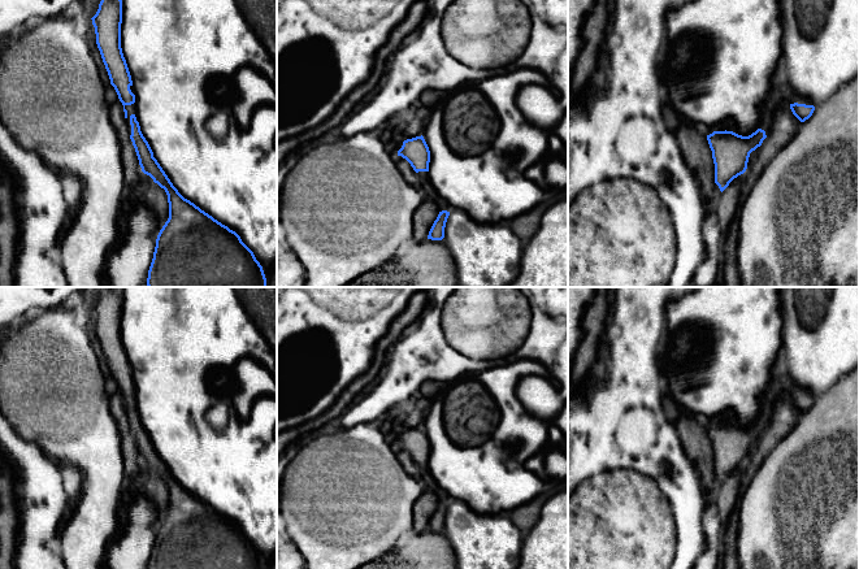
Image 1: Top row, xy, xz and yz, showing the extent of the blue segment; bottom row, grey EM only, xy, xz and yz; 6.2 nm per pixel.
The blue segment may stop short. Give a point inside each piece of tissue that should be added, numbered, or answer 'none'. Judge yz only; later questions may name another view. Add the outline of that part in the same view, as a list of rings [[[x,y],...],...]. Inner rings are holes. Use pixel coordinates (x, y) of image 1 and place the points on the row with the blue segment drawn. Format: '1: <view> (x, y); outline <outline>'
1: yz (781, 92); outline [[[782,77],[777,78],[771,87],[771,92],[765,103],[762,105],[762,118],[758,126],[754,129],[754,133],[758,129],[762,129],[765,131],[765,135],[768,135],[780,105],[790,105],[794,103],[814,105],[811,100],[795,94],[793,88],[782,79]]]

